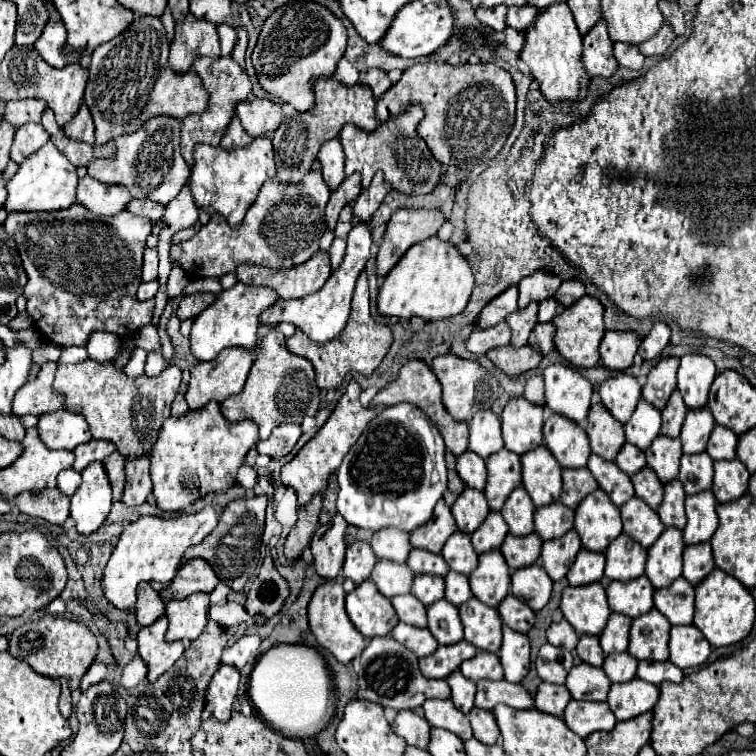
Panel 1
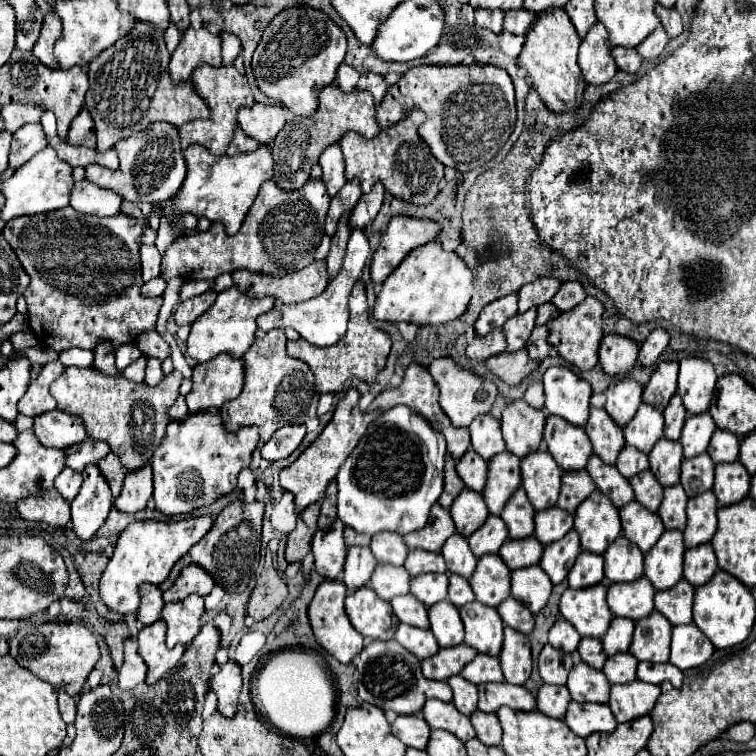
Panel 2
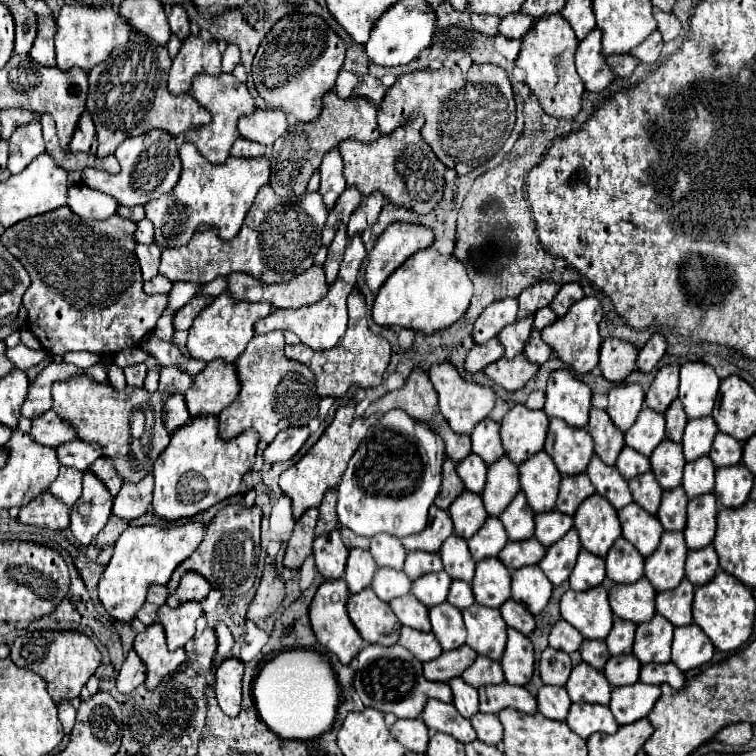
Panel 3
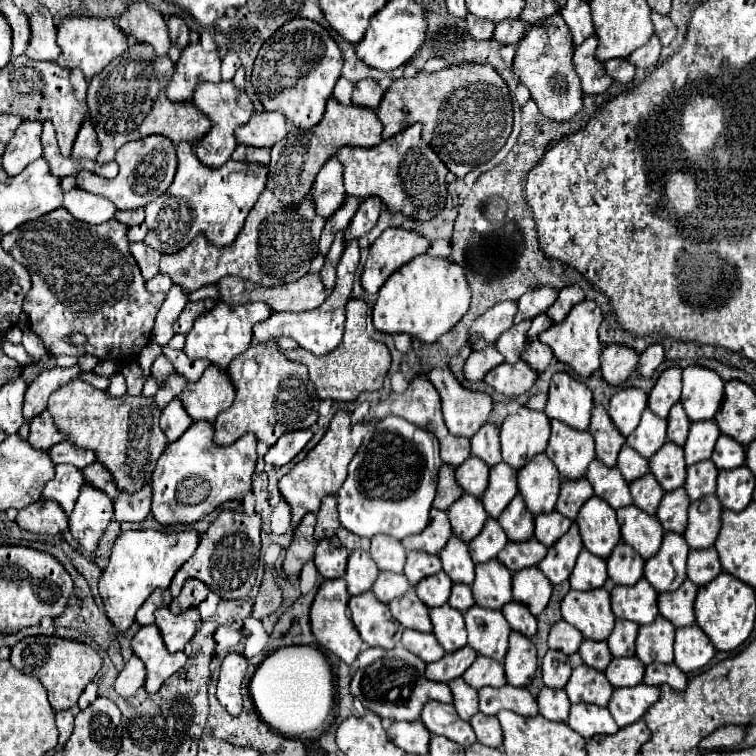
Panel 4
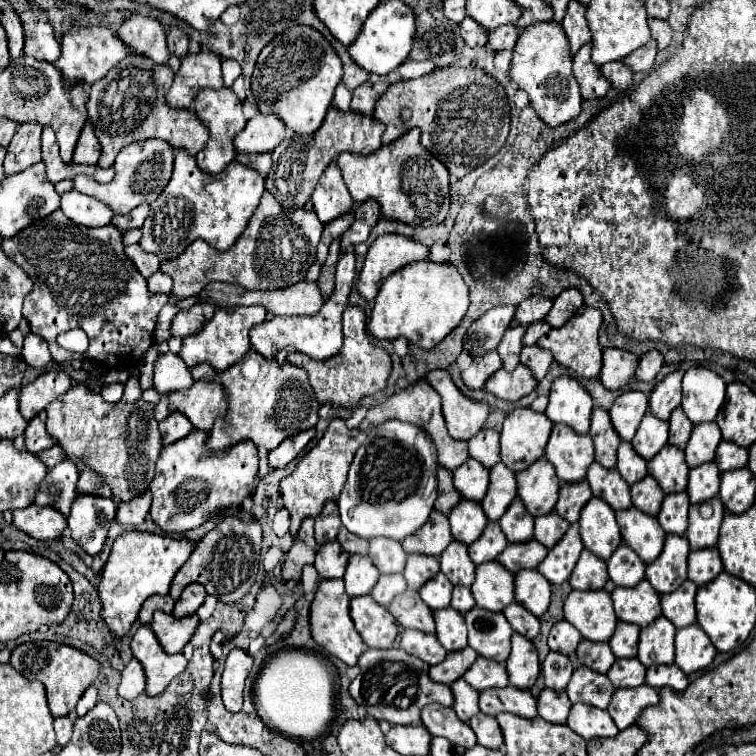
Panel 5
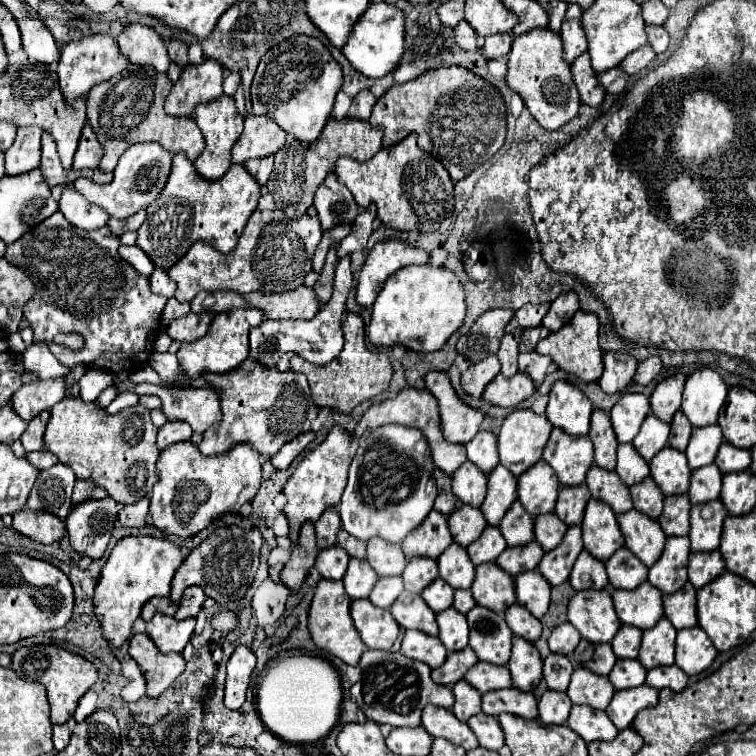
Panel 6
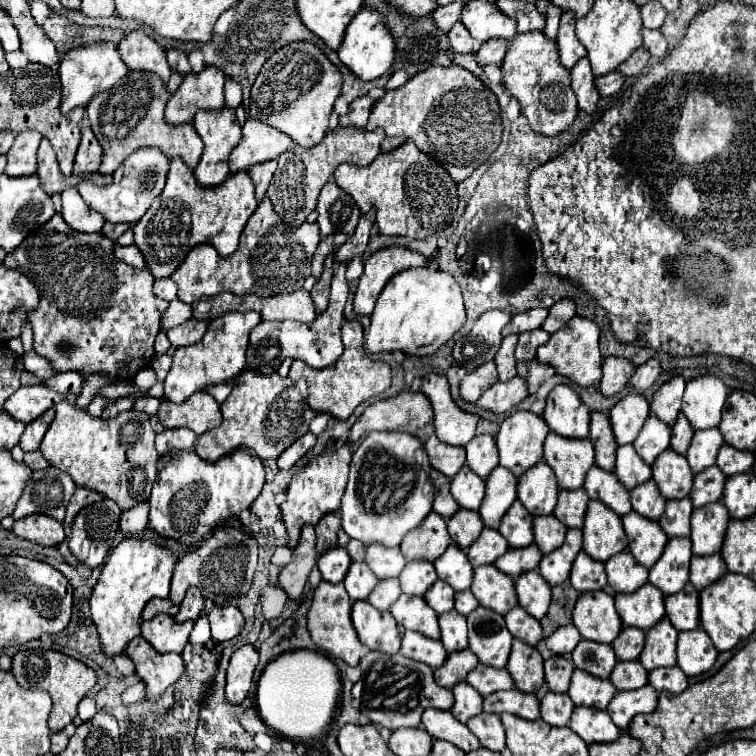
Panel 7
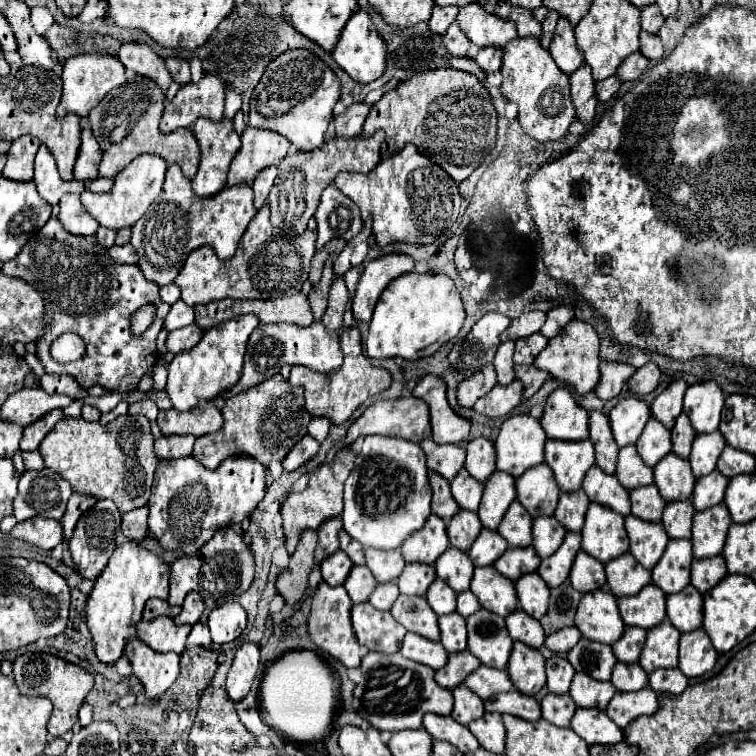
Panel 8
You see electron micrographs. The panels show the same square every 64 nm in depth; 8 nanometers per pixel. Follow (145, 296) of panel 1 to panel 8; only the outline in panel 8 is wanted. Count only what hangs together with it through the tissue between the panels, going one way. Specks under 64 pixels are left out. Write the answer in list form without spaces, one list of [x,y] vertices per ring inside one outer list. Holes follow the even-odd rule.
[[[166,284],[166,286],[160,286],[160,298],[168,304],[174,304],[178,298],[180,298],[180,288],[176,284]]]

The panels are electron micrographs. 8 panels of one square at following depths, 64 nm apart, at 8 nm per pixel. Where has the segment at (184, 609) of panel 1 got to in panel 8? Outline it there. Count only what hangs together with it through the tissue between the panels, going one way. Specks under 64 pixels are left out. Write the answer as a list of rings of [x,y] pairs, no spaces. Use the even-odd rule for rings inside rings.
[[[158,616],[150,622],[142,620],[136,628],[138,628],[138,638],[156,652],[176,652],[176,654],[184,652],[186,638],[192,630],[190,624],[176,626],[174,620],[168,616]]]

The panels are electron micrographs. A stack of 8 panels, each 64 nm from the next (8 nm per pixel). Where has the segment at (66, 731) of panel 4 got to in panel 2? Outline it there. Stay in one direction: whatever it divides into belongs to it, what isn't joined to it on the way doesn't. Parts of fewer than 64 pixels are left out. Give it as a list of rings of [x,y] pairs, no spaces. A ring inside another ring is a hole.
[[[58,690],[58,702],[60,702],[60,714],[64,718],[66,724],[74,722],[74,714],[76,714],[76,704],[72,700],[72,696],[68,696],[64,690]]]

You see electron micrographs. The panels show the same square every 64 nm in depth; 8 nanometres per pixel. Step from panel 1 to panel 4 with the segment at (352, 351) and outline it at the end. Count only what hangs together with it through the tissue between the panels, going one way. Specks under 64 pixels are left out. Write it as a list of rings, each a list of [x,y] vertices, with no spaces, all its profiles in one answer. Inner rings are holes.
[[[350,298],[346,304],[346,328],[344,328],[344,338],[340,342],[340,346],[326,354],[326,356],[316,356],[304,348],[294,348],[294,350],[286,350],[284,356],[288,360],[300,362],[308,368],[310,372],[310,380],[316,386],[316,394],[320,400],[354,400],[362,390],[378,390],[382,388],[384,376],[390,368],[390,350],[386,348],[386,344],[376,342],[368,336],[366,332],[366,312],[368,306],[364,300],[358,298]]]

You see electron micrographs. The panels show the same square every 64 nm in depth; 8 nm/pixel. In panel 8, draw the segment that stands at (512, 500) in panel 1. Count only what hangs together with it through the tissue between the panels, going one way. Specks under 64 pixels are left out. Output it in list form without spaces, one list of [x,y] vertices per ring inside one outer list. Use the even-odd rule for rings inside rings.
[[[514,500],[504,514],[498,532],[508,540],[510,546],[530,546],[532,544],[532,516],[524,510],[524,506]]]

